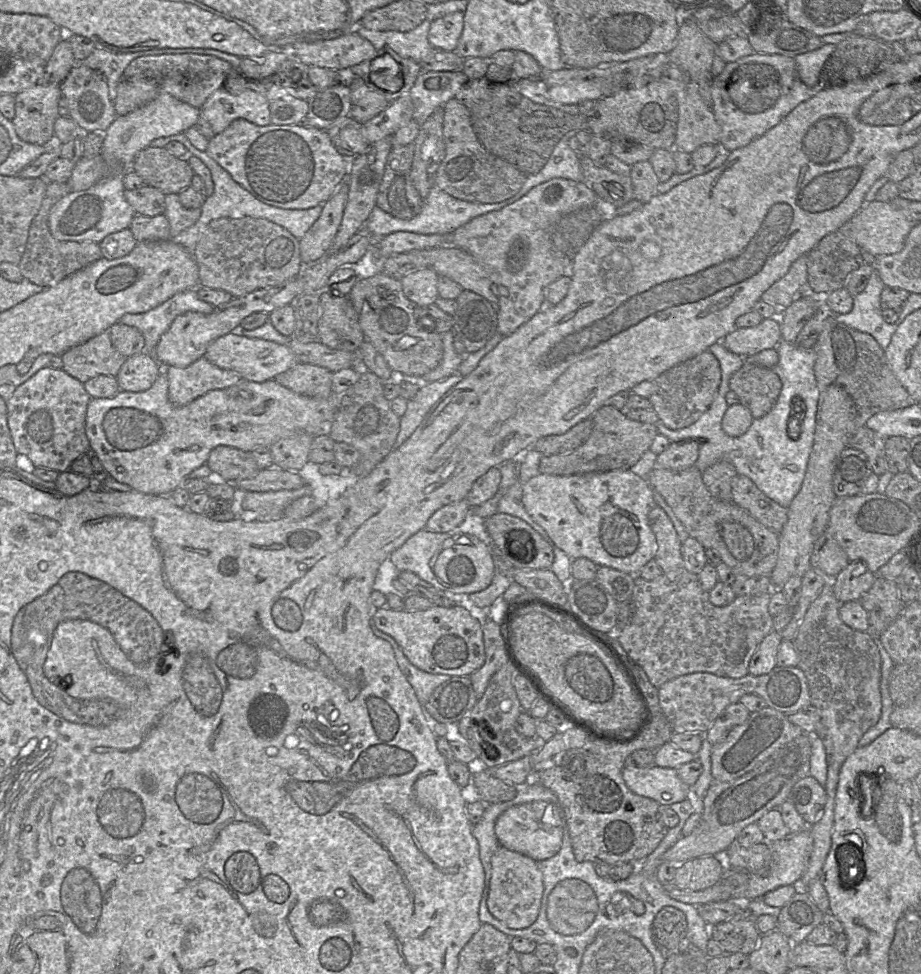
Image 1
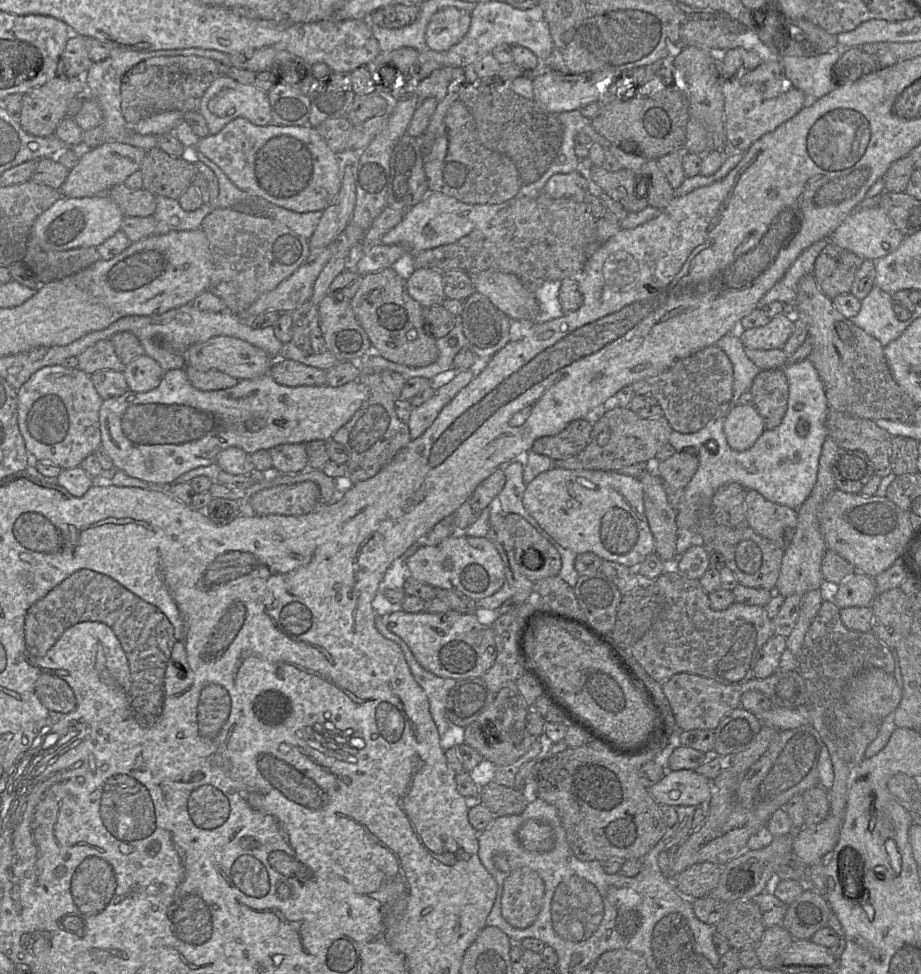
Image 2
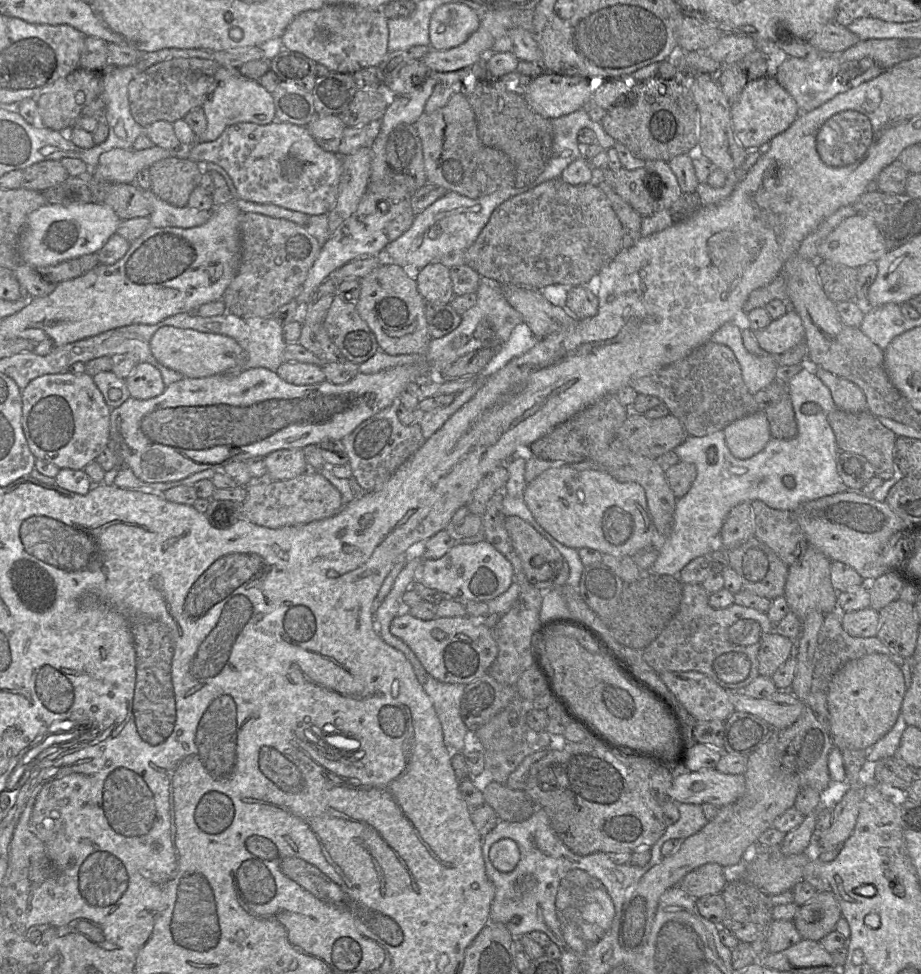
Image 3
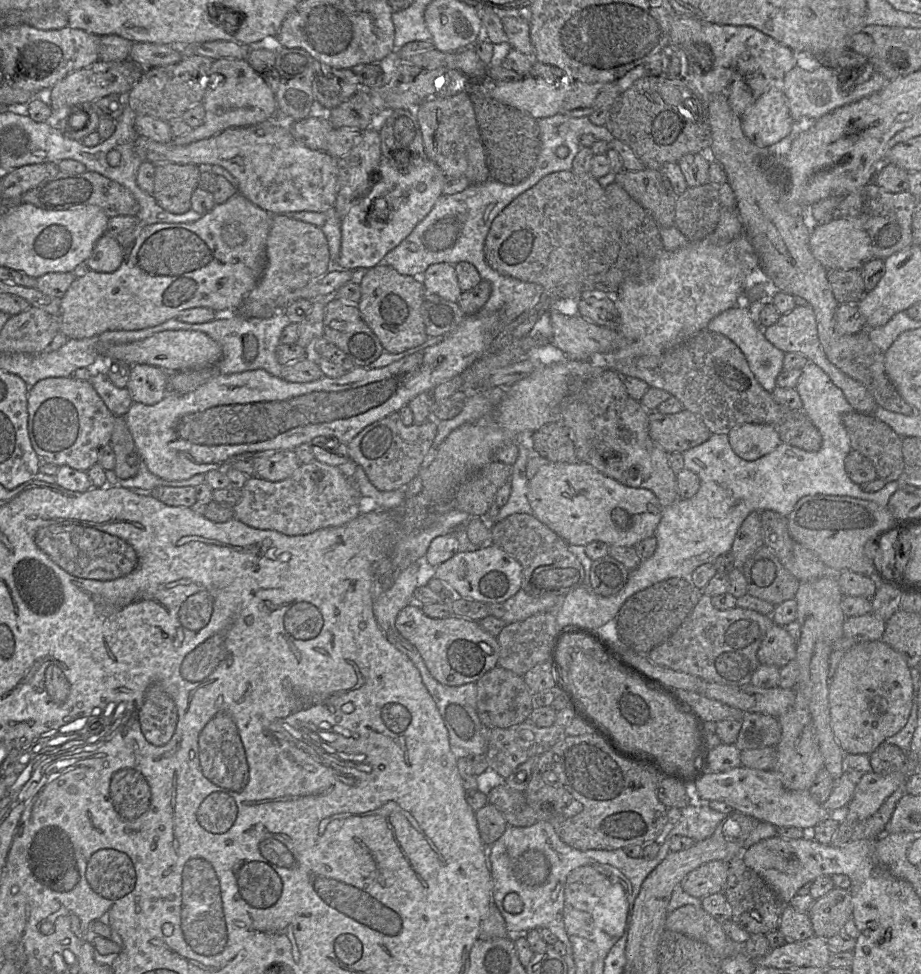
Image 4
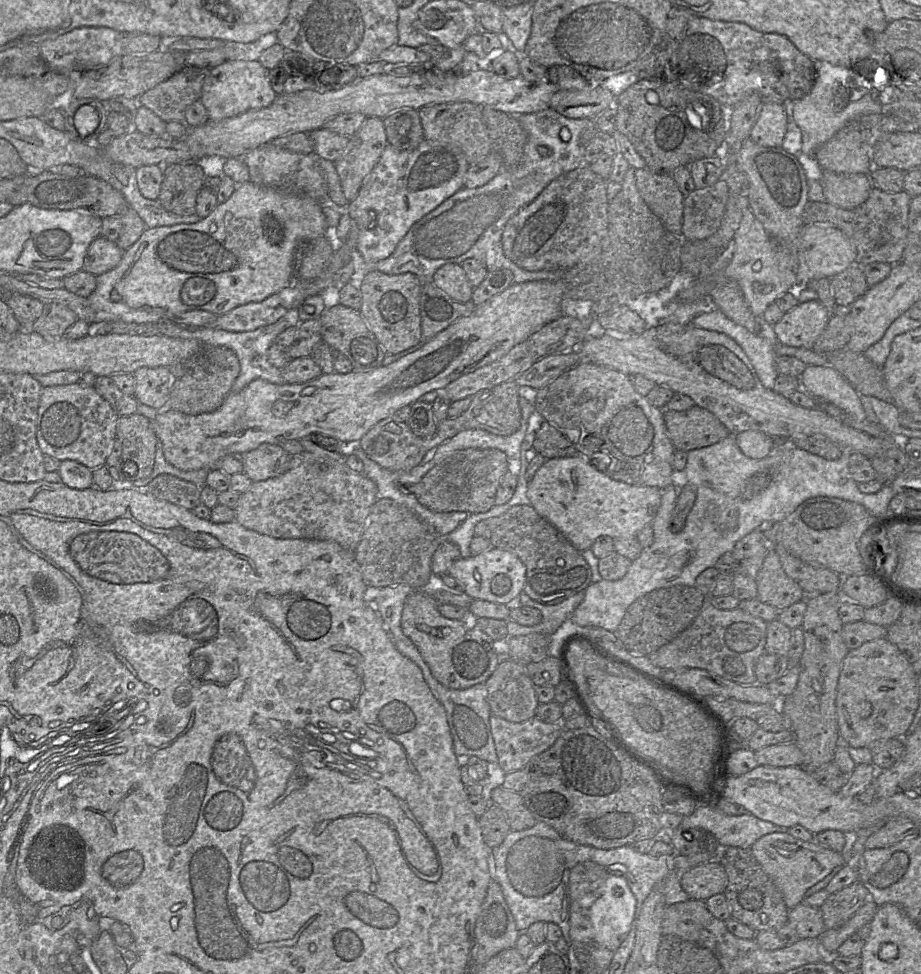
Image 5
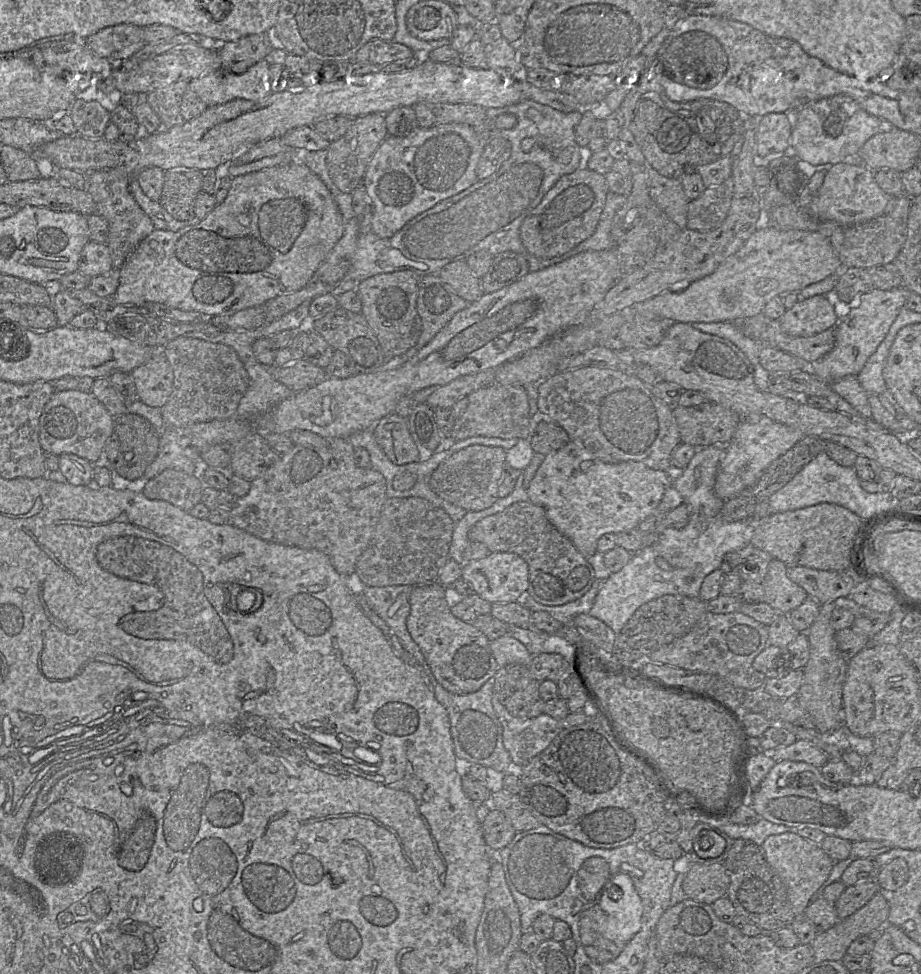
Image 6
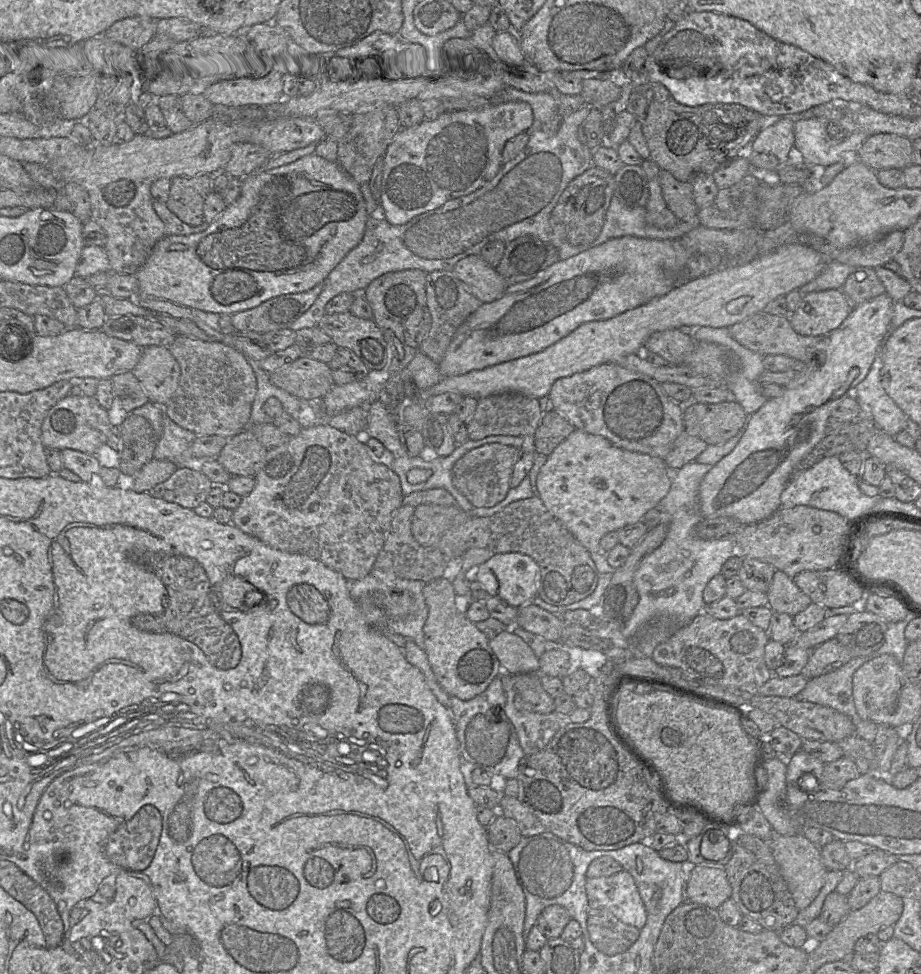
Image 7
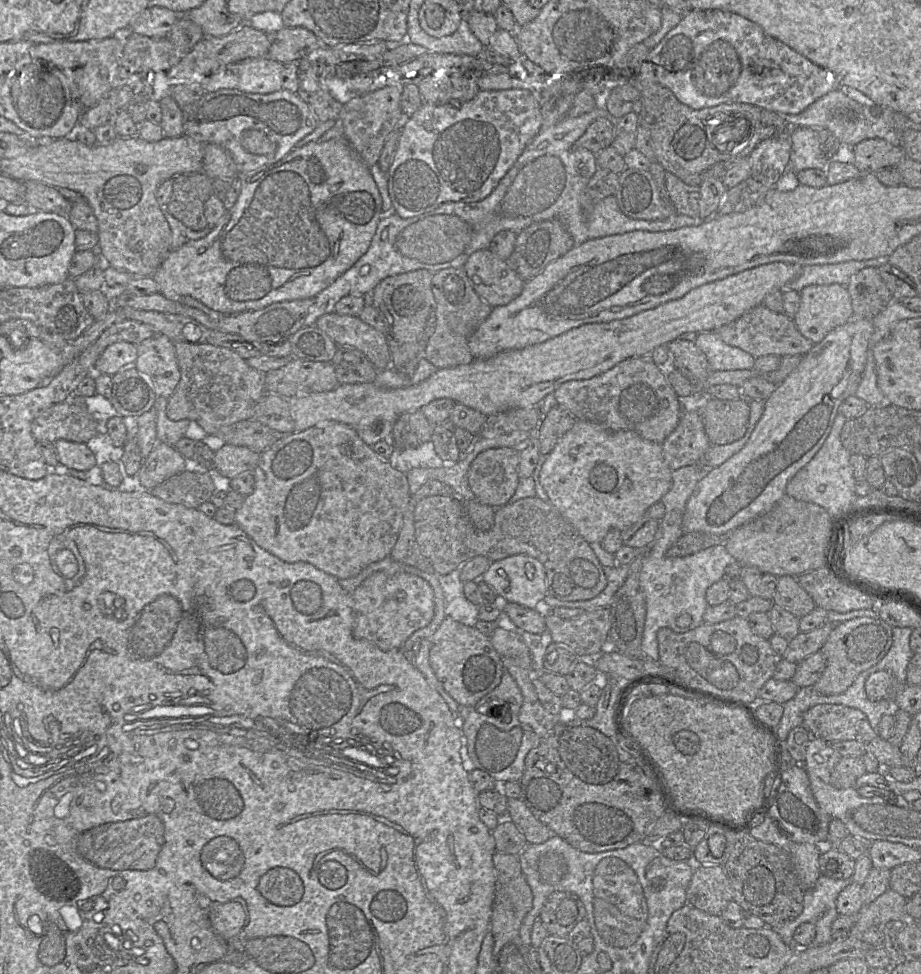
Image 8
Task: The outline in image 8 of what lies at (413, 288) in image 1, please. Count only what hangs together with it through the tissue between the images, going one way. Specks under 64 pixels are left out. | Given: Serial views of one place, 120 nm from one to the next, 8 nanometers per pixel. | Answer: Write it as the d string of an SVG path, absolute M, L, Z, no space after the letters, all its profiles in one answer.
M488 248L472 253L463 268L476 293L492 308L511 302L525 284L506 260L499 259Z

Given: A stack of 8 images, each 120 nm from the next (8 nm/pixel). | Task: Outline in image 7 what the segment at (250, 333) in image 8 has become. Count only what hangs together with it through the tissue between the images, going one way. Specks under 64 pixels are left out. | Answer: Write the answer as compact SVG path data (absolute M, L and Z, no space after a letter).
M320 283L305 292L271 298L254 308L232 314L231 324L235 331L260 334L290 329L291 325L313 305L322 289L323 283Z

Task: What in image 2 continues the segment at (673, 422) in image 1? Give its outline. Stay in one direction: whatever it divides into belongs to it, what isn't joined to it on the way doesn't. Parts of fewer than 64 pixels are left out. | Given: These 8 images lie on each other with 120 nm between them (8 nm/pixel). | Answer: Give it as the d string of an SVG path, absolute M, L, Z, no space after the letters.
M716 345L708 346L656 376L636 381L630 385L634 394L654 397L674 431L693 433L710 421L726 416L732 407L733 366L726 353Z

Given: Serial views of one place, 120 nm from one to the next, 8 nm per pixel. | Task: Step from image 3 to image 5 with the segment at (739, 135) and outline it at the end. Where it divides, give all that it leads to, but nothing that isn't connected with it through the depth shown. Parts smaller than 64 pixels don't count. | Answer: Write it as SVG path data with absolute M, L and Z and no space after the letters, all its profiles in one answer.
M764 102L749 139L760 146L781 147L786 131L787 115L784 104Z

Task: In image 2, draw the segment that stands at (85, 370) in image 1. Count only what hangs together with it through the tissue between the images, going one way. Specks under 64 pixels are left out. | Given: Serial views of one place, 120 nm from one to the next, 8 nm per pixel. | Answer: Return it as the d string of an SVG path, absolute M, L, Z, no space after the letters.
M101 340L86 349L78 357L77 367L88 375L101 370L123 372L125 366L115 353L110 340Z

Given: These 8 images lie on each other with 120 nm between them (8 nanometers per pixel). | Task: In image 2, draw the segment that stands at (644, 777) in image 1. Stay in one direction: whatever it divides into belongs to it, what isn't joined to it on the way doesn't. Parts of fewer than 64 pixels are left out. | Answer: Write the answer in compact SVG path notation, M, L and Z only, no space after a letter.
M668 770L659 782L650 785L649 792L660 805L697 807L710 801L713 795L712 781L695 770Z

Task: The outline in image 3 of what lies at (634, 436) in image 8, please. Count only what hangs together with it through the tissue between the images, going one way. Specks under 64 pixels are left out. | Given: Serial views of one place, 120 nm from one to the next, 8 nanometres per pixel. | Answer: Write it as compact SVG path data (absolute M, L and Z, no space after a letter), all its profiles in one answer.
M556 464L527 483L524 502L536 523L555 540L569 548L590 548L601 554L632 557L639 550L656 545L657 542L656 529L642 486L636 482L620 482L605 470L577 470L570 464Z

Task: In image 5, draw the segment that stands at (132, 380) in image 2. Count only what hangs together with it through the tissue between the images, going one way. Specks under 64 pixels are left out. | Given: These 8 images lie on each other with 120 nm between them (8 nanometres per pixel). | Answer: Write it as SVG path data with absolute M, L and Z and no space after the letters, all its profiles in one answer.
M142 367L137 369L133 375L136 399L158 411L165 409L171 389L169 367Z

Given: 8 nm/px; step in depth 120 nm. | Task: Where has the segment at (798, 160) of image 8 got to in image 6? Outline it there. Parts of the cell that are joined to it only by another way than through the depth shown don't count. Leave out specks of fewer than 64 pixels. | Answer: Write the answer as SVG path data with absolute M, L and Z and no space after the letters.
M805 105L797 112L797 122L791 134L791 147L793 148L791 151L798 159L814 166L831 166L854 159L864 143L881 131L881 121L882 119L859 109L845 120L841 133L834 137L825 132L822 118L815 112L812 105Z

